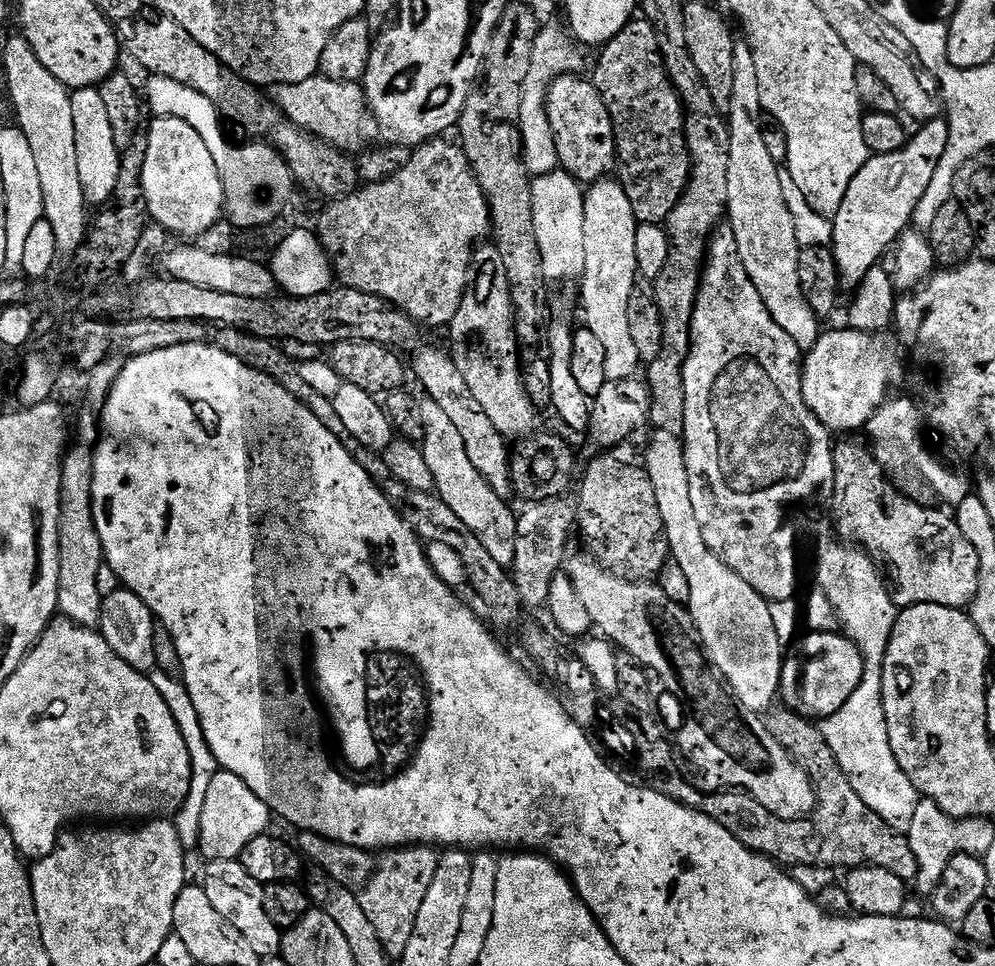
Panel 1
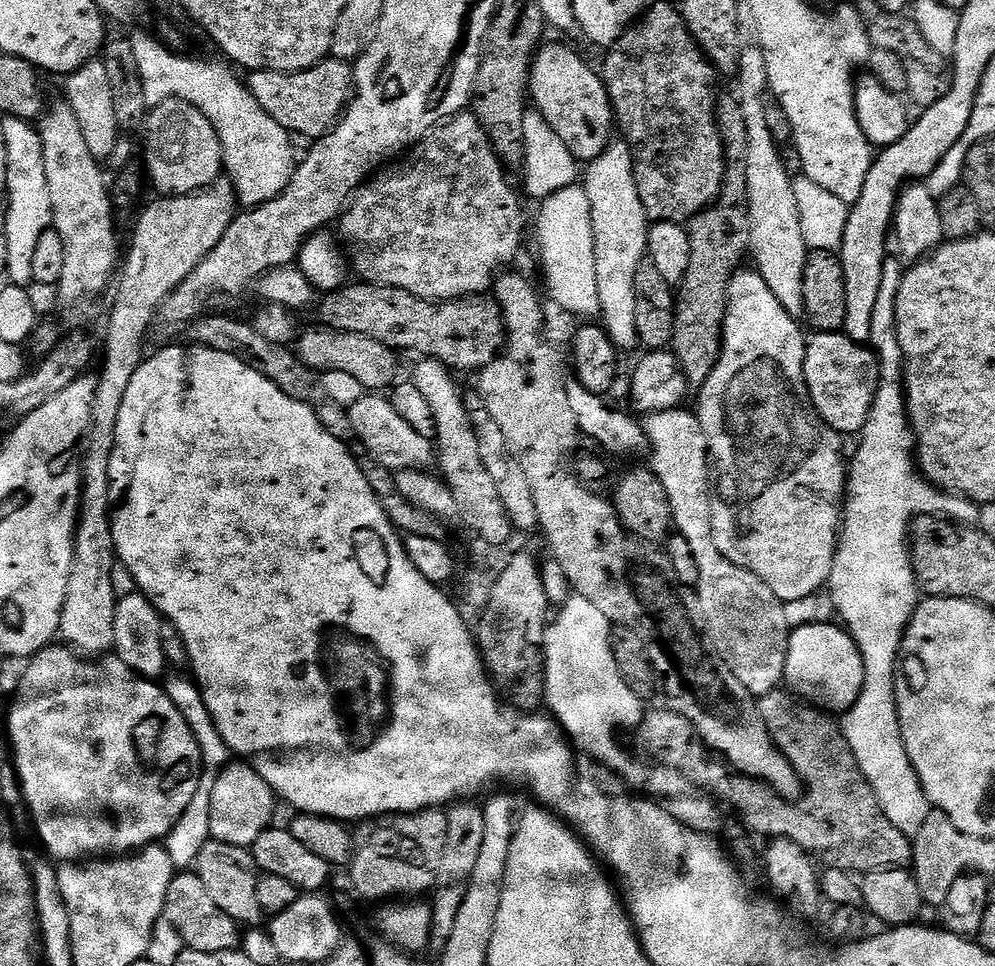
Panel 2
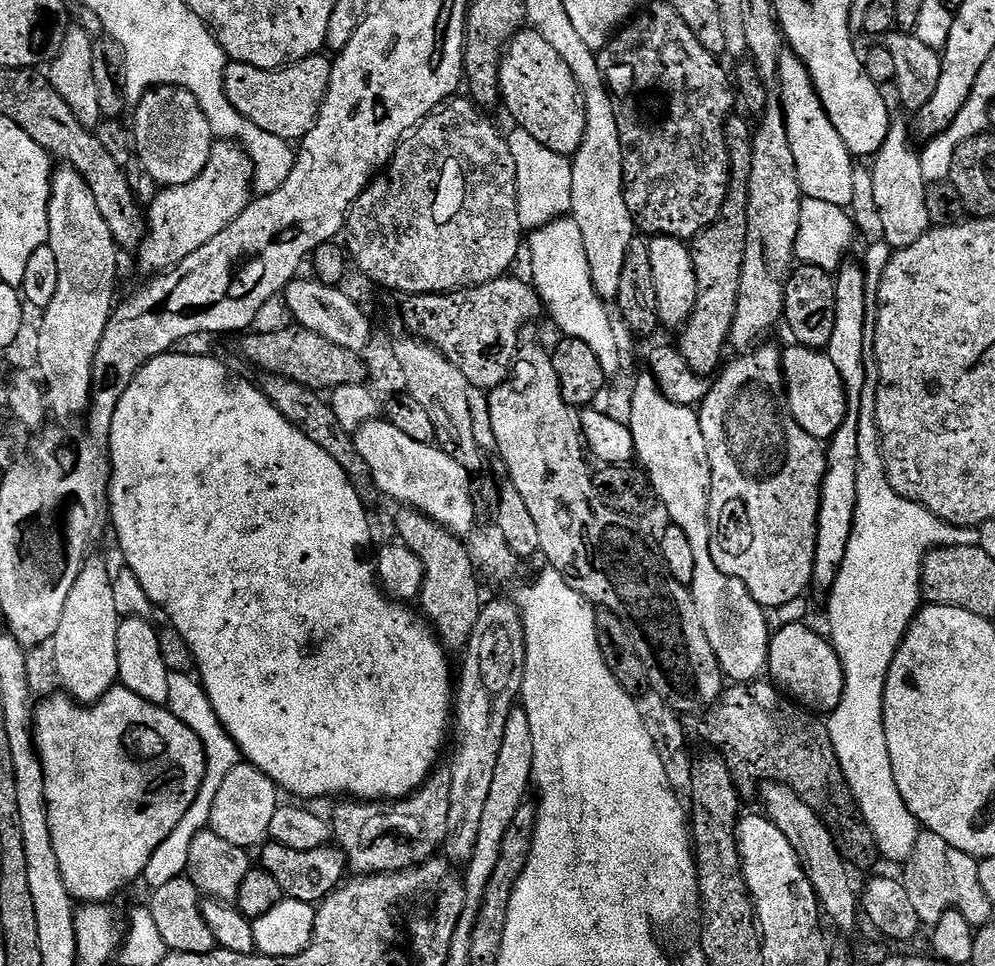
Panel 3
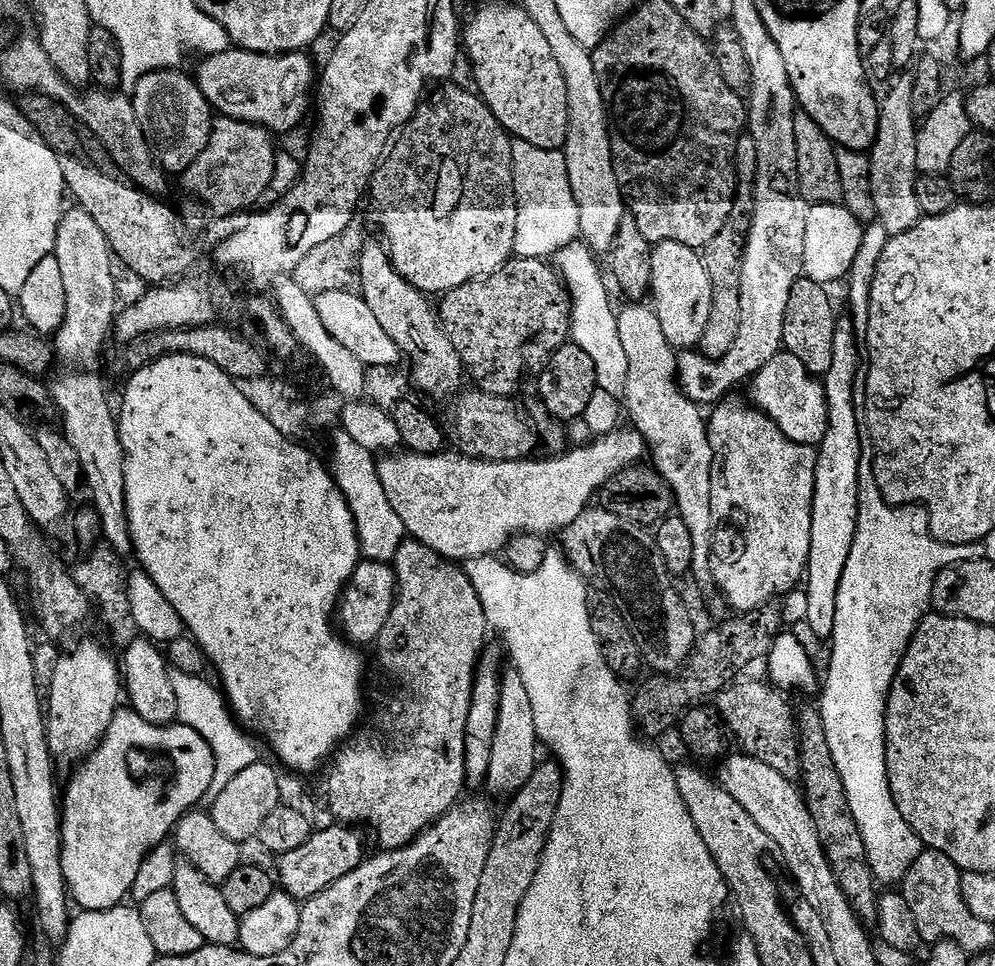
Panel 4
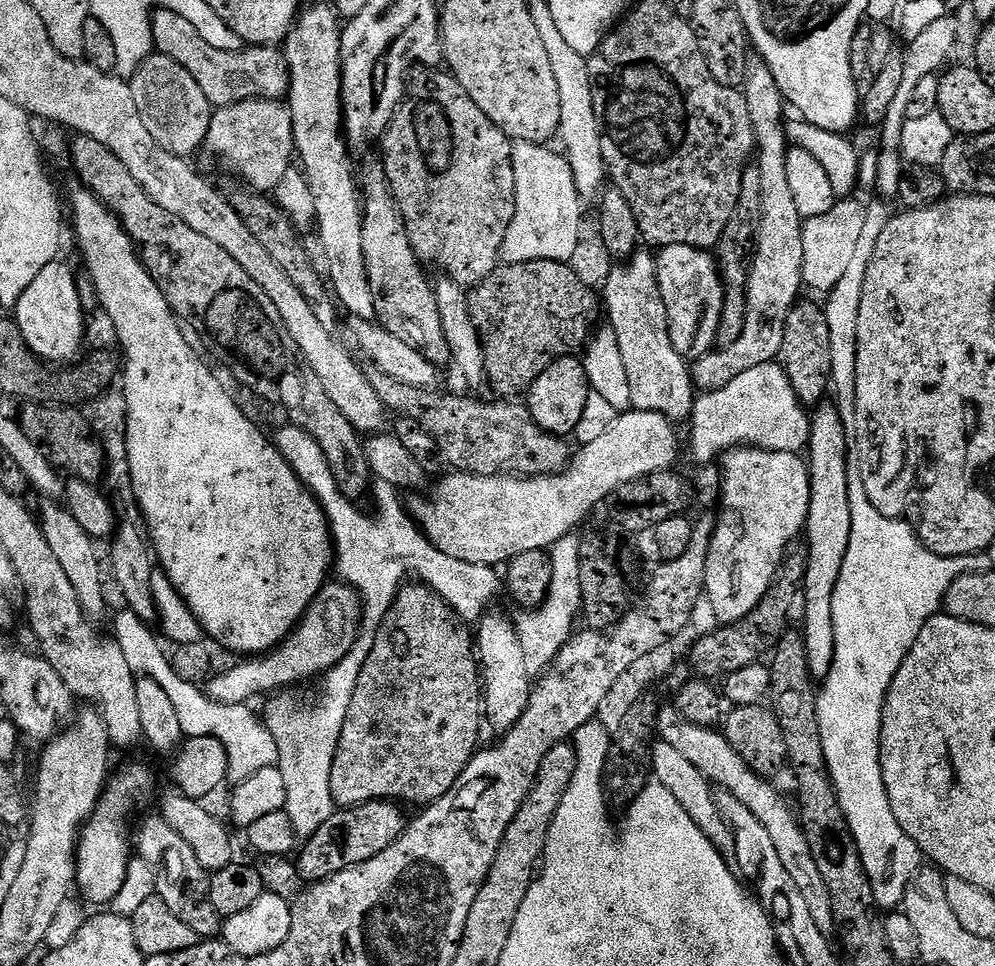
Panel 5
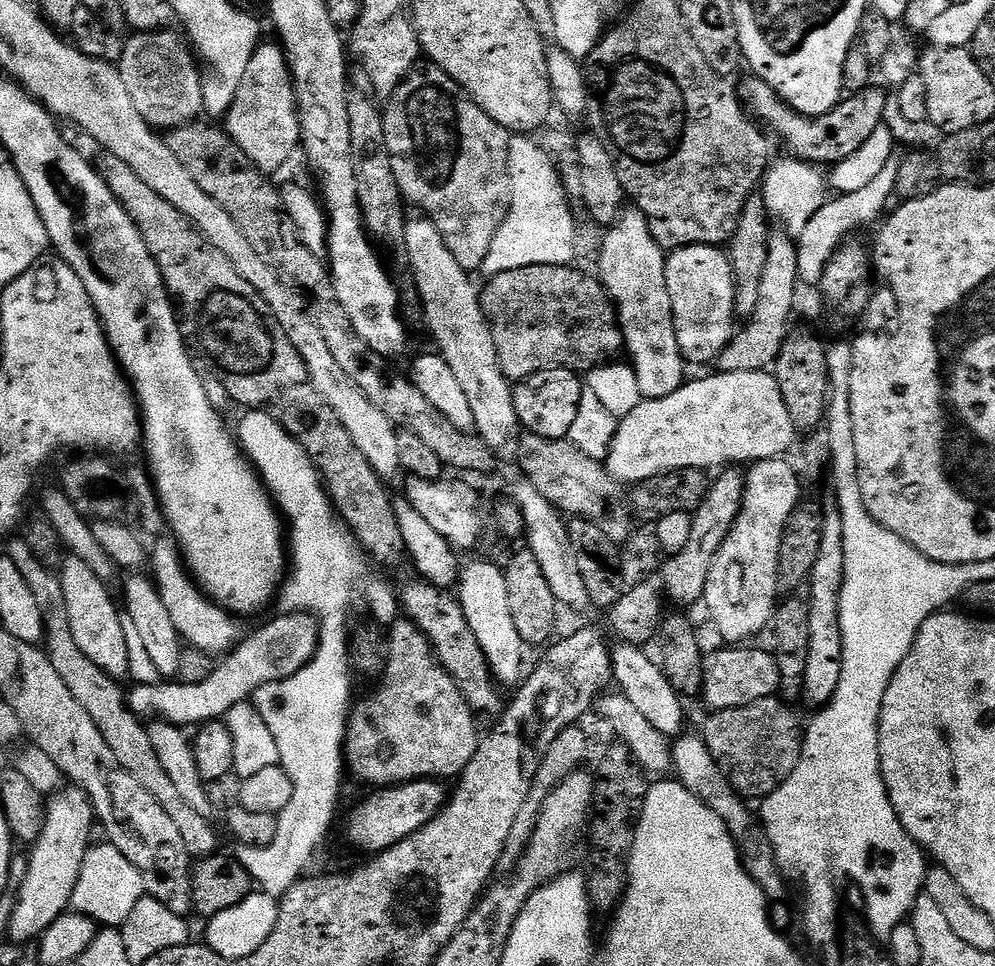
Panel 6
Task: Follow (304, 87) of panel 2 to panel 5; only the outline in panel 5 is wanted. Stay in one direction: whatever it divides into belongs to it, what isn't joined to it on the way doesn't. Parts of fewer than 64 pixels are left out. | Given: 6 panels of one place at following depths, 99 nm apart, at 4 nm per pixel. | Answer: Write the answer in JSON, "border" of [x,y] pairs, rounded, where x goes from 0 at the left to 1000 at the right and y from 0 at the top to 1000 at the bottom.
{"border":[[[158,8],[151,18],[153,31],[152,45],[157,46],[156,53],[162,58],[175,60],[179,68],[183,68],[199,85],[203,97],[213,108],[214,113],[226,112],[248,104],[280,104],[289,98],[291,77],[284,53],[277,48],[245,48],[240,54],[219,52],[219,48],[211,48],[207,39],[195,31],[195,26],[187,23],[183,14],[175,14],[175,10]]]}

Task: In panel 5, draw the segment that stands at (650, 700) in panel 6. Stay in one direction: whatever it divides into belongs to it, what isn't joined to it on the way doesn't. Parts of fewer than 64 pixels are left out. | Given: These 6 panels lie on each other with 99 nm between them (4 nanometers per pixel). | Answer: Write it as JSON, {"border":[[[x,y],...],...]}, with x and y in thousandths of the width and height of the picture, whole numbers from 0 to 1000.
{"border":[[[667,731],[662,734],[659,753],[664,767],[677,772],[677,775],[681,776],[690,788],[695,789],[711,807],[722,813],[727,819],[738,822],[738,826],[742,826],[770,855],[770,859],[774,859],[774,867],[778,867],[778,876],[782,879],[786,896],[794,901],[794,909],[798,909],[806,931],[810,933],[810,939],[818,949],[818,955],[822,958],[822,963],[826,963],[826,967],[830,967],[833,971],[839,970],[840,955],[838,938],[834,938],[834,921],[830,921],[830,913],[822,901],[822,892],[818,892],[814,872],[810,867],[797,833],[795,836],[788,829],[787,822],[776,813],[777,808],[762,802],[749,789],[746,781],[734,770],[727,757],[693,747],[678,731],[672,733]]]}

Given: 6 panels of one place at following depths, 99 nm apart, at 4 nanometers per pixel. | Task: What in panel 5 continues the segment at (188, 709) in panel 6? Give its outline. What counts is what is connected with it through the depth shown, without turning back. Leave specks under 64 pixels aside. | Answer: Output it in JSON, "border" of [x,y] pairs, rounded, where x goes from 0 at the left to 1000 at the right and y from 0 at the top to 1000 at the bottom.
{"border":[[[342,600],[327,604],[286,663],[270,676],[250,680],[227,696],[214,699],[207,710],[209,719],[225,730],[241,730],[250,728],[259,718],[287,714],[299,706],[324,700],[355,671],[363,636],[364,622],[358,610]]]}

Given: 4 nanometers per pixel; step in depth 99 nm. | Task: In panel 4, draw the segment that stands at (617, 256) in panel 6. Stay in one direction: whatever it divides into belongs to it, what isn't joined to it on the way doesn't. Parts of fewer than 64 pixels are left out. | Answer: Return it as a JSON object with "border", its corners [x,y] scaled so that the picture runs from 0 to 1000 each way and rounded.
{"border":[[[631,313],[627,315],[628,319],[622,320],[619,332],[621,333],[621,347],[625,349],[625,359],[629,366],[629,376],[633,379],[633,383],[629,386],[629,404],[627,405],[625,411],[626,421],[629,423],[629,431],[631,431],[635,436],[633,436],[634,442],[638,446],[643,448],[643,452],[647,454],[649,461],[650,471],[655,472],[655,477],[653,477],[654,483],[657,484],[665,496],[672,501],[673,507],[676,509],[676,516],[678,518],[678,529],[683,534],[684,538],[689,540],[689,546],[693,549],[694,560],[697,563],[697,573],[695,589],[693,591],[694,598],[701,600],[708,609],[715,610],[717,608],[716,604],[716,587],[714,586],[714,569],[716,568],[716,529],[714,528],[714,507],[716,506],[716,463],[714,462],[714,453],[712,452],[712,441],[710,438],[710,431],[707,427],[705,419],[699,418],[693,412],[687,410],[686,404],[683,402],[683,394],[681,392],[681,369],[680,365],[673,358],[673,354],[669,354],[669,346],[665,346],[665,333],[661,333],[661,325],[659,320],[652,317],[647,313]]]}

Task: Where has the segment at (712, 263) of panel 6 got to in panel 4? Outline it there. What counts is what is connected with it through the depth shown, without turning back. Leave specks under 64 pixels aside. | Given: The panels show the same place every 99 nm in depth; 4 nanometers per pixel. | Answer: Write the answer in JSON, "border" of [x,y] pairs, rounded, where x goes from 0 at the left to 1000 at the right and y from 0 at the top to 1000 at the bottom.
{"border":[[[665,251],[656,256],[655,269],[653,315],[659,320],[661,333],[665,333],[665,346],[669,346],[669,354],[676,362],[698,361],[706,354],[718,313],[708,266],[701,258],[685,255],[685,251]]]}

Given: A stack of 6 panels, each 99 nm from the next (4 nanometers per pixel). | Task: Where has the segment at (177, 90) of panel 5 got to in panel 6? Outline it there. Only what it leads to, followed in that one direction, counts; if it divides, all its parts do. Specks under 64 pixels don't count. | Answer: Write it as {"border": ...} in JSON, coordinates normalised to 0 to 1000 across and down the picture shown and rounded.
{"border":[[[158,31],[133,35],[125,46],[125,55],[122,56],[121,62],[119,61],[123,85],[127,88],[127,93],[131,93],[131,101],[139,118],[143,118],[145,125],[155,135],[181,133],[184,128],[194,127],[200,121],[197,119],[205,116],[205,83],[203,75],[201,79],[200,72],[197,71],[198,59],[187,45],[186,38],[180,32],[179,34],[173,32]]]}

